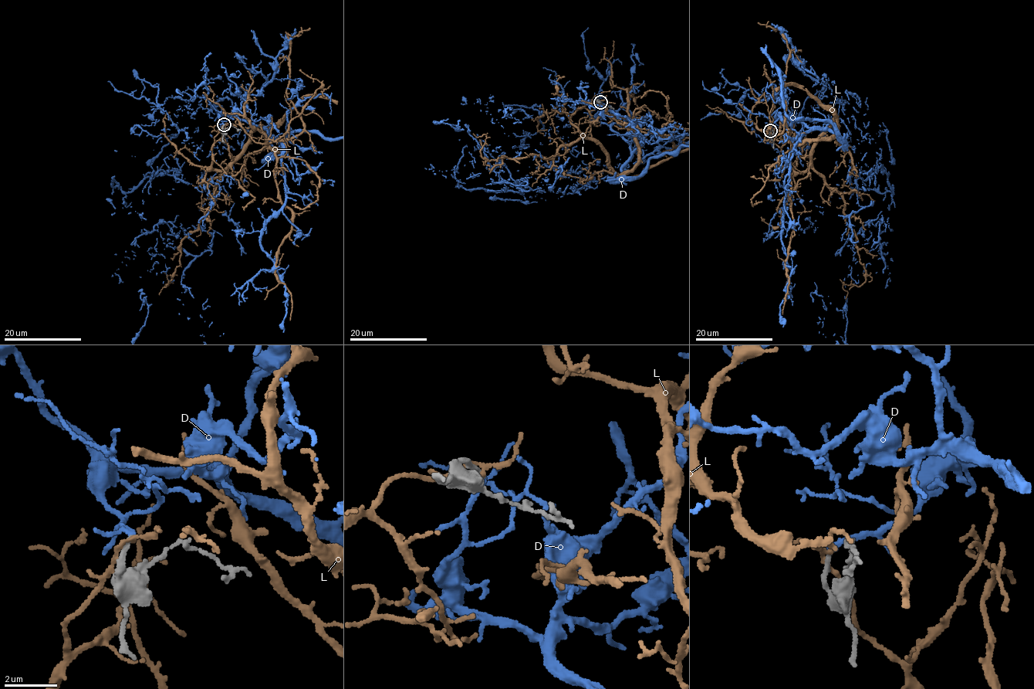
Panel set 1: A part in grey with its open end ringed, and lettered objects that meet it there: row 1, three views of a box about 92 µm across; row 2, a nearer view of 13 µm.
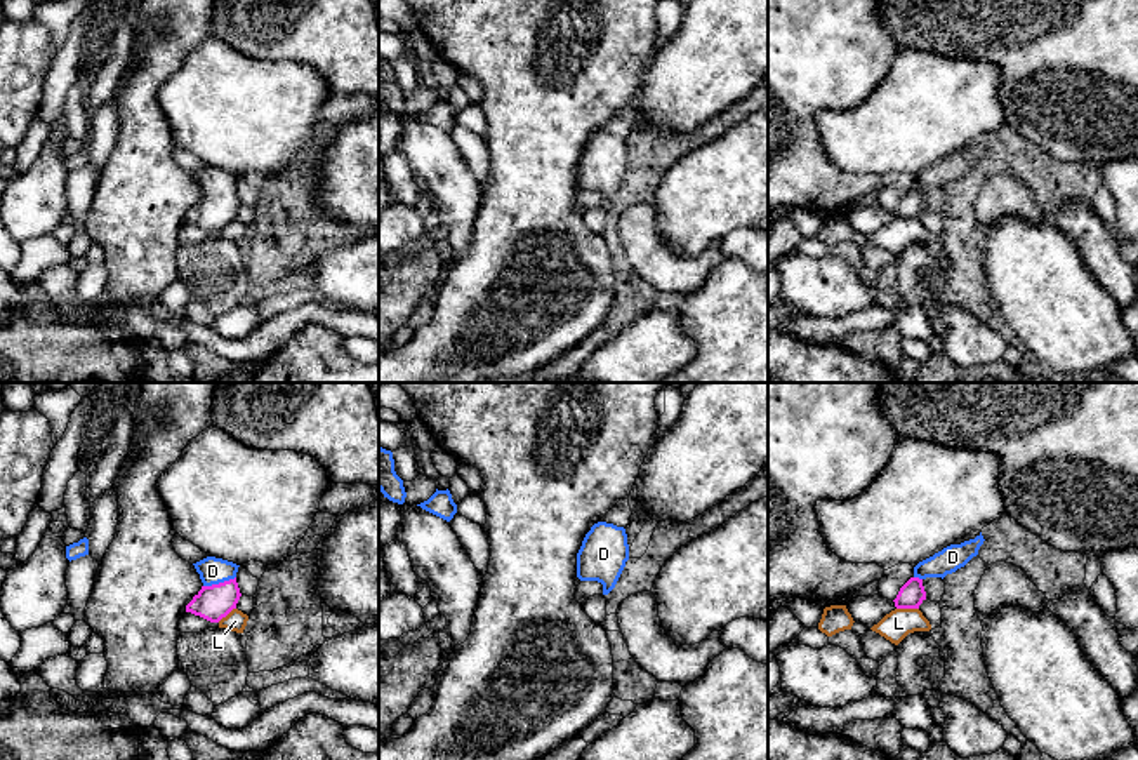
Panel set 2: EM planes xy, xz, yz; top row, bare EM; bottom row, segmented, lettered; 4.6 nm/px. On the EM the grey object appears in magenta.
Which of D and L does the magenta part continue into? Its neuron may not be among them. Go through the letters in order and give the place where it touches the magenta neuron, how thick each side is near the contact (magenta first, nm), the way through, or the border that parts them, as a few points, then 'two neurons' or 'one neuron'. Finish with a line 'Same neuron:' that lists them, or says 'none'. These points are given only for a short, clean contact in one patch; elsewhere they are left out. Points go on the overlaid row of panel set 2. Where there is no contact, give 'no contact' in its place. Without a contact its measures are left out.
D: contact xy (219, 583); calibres 160 and 130 nm; way xy (214, 602), (219, 595), (219, 583), (212, 571); one neuron
L: contact yz (907, 607); calibres 120 and 140 nm; border yz (897, 607), (918, 609); two neurons
Same neuron: D

